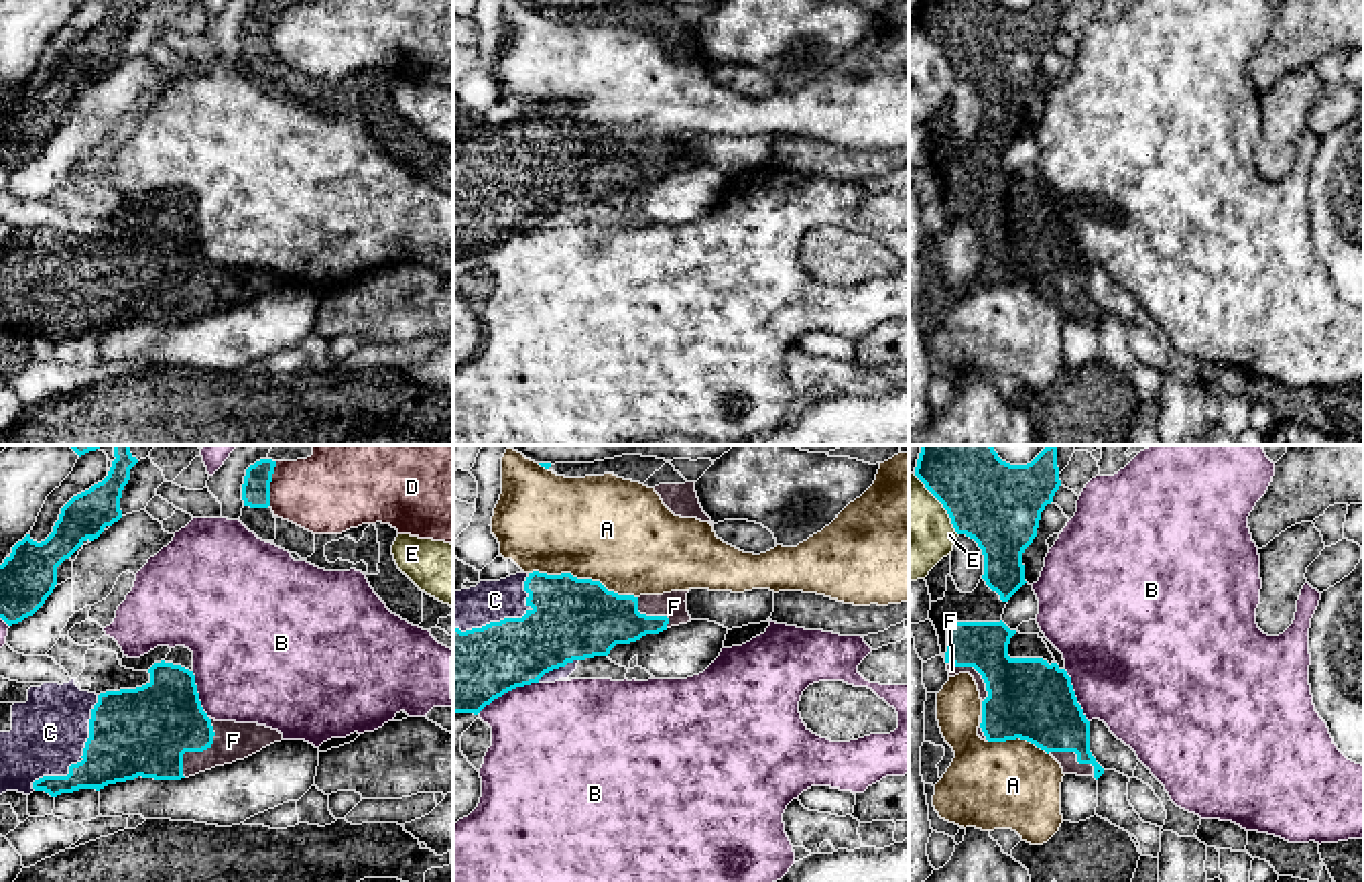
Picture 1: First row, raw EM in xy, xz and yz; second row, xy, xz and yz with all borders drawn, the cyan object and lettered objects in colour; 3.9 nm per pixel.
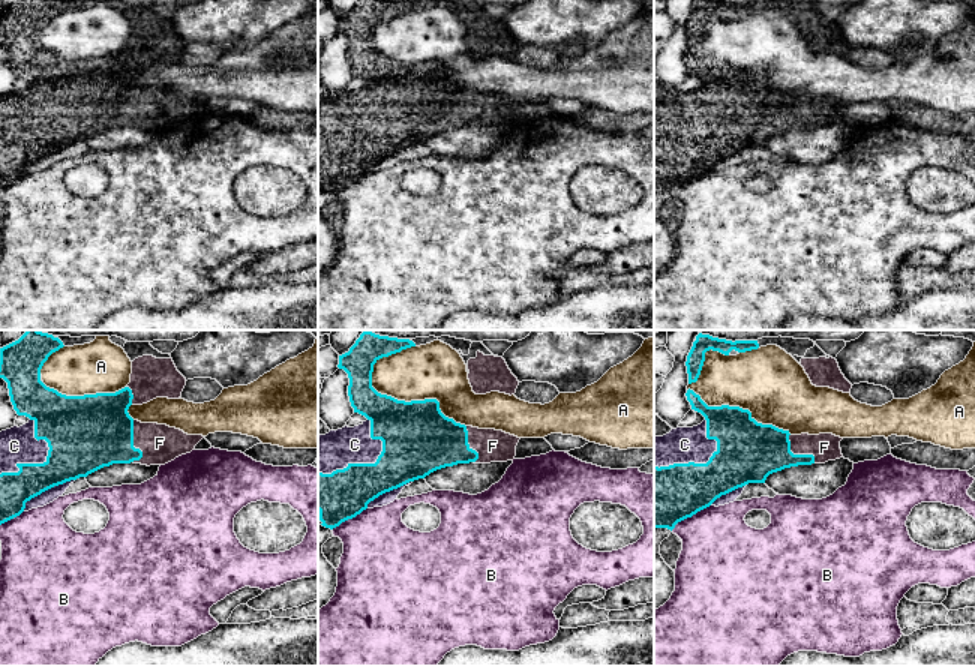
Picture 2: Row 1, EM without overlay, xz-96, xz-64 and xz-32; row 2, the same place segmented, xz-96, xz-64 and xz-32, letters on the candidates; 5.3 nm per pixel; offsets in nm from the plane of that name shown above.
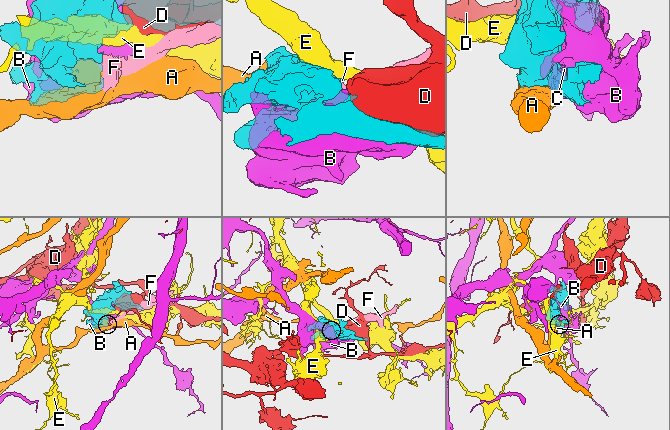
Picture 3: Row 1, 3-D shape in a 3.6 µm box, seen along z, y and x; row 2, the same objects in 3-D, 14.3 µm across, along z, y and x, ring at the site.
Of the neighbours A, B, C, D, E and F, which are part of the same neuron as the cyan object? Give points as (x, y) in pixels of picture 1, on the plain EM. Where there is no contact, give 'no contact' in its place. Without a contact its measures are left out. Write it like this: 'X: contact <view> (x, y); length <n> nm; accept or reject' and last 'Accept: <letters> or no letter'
A: contact xz (584, 124); length 440 nm; reject
B: contact xz (507, 236); length 260 nm; reject
C: contact xy (82, 301); length 460 nm; reject
D: contact xy (269, 29); length 180 nm; reject
E: contact yz (942, 47); length 300 nm; reject
F: contact xy (198, 295); length 260 nm; reject
Accept: no letter

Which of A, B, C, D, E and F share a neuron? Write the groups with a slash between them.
A / B / C F / D / E

